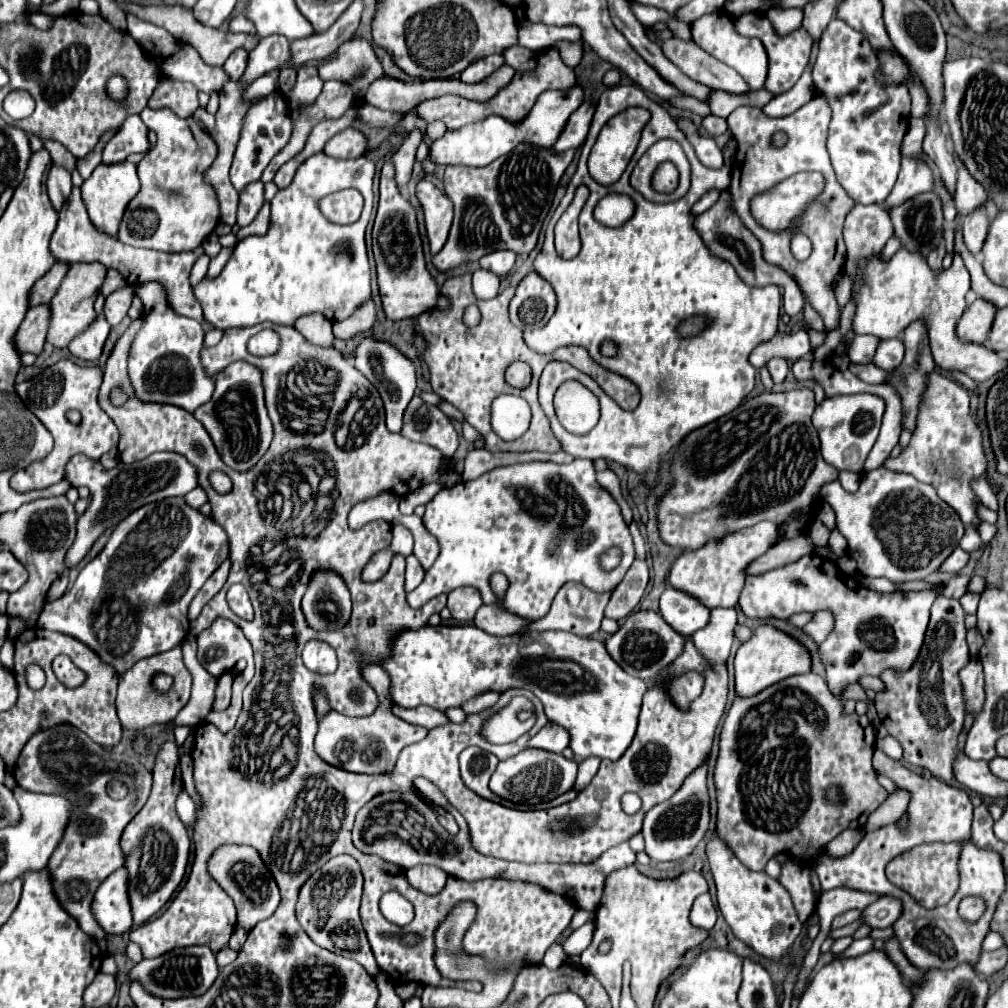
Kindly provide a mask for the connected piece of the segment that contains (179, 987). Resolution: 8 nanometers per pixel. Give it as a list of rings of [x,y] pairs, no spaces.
[[[210,947],[174,949],[170,953],[164,953],[164,955],[156,957],[156,959],[142,959],[130,971],[130,979],[142,981],[142,985],[152,995],[166,997],[166,999],[204,995],[212,987],[216,977],[218,977],[218,965],[216,965],[216,957],[214,957]]]

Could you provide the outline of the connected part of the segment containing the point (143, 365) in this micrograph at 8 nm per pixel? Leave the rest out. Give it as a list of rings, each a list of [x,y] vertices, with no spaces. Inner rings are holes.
[[[154,281],[136,287],[136,293],[144,303],[144,325],[130,347],[130,359],[128,359],[130,381],[136,389],[136,395],[142,401],[172,403],[180,405],[186,411],[196,411],[208,399],[212,399],[214,393],[214,377],[208,377],[200,361],[200,351],[204,344],[208,347],[218,345],[218,341],[222,339],[222,331],[220,329],[208,331],[204,338],[204,329],[200,327],[200,323],[178,315],[168,305],[168,297],[164,297],[162,289],[164,287],[156,285]],[[160,313],[168,313],[170,317]],[[150,321],[154,331],[148,331]]]

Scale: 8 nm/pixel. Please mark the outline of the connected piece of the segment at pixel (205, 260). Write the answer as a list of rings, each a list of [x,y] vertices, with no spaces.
[[[204,253],[194,263],[190,273],[190,283],[192,283],[192,285],[196,285],[198,281],[204,279],[204,275],[206,275],[208,271],[210,260],[211,258]]]

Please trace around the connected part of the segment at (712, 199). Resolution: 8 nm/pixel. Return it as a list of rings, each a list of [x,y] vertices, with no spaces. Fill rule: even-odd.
[[[711,190],[704,194],[692,207],[692,213],[694,215],[702,214],[704,211],[708,210],[720,197],[720,191]]]

